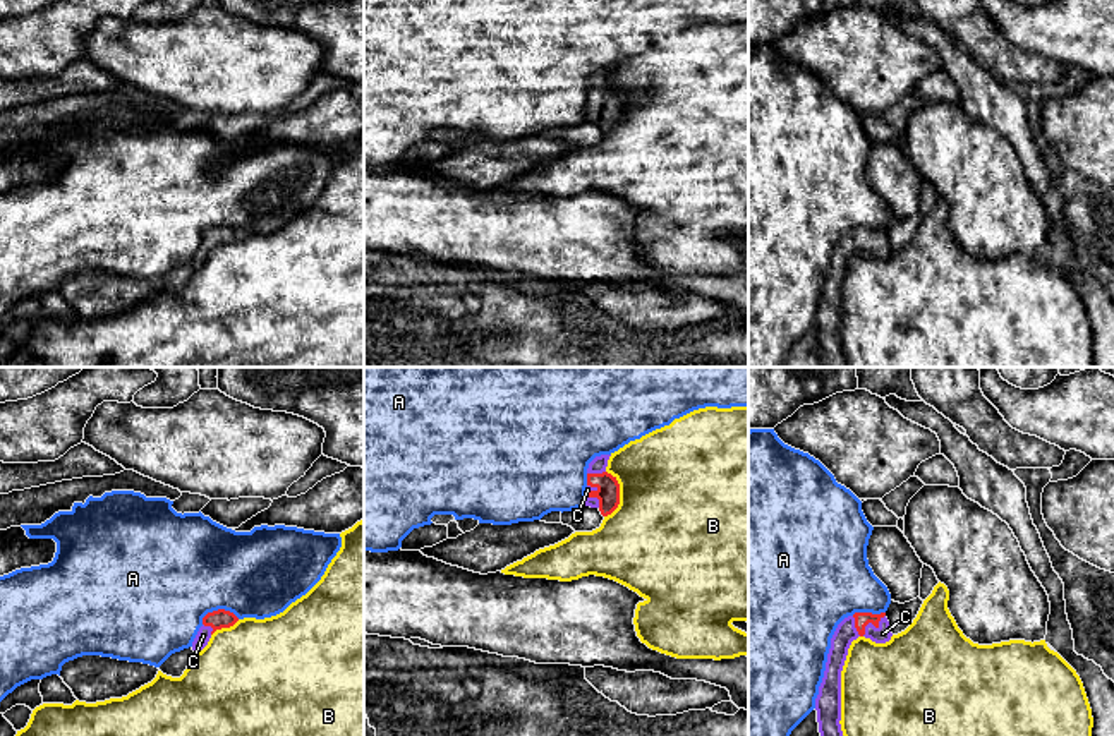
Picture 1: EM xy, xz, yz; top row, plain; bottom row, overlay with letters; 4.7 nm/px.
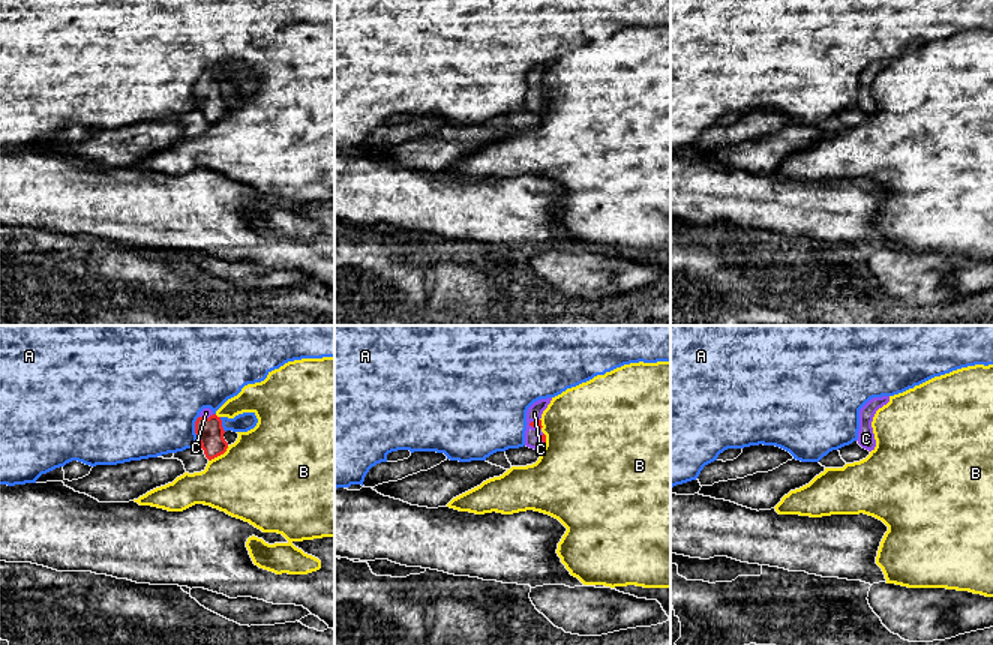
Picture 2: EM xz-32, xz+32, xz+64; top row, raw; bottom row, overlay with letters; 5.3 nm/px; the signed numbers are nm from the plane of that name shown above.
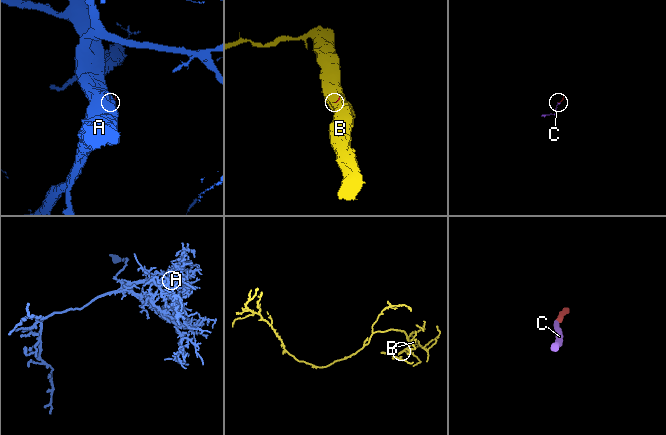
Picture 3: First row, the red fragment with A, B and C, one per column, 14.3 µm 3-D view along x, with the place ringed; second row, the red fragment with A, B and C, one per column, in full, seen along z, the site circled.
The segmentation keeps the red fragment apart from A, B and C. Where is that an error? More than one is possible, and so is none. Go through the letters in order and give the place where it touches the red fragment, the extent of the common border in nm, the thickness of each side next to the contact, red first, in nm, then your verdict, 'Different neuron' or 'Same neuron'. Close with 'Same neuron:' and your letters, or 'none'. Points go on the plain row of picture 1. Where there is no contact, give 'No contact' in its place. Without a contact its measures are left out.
A: Touches red at xy (218, 225). Shared border 190 nm. Thickness 90 nm (red) against 480 nm. Different neuron
B: Touches red at xz (618, 110). Shared border 220 nm. Thickness 110 nm (red) against 500 nm. Different neuron
C: Touches red at yz (869, 237). Shared border 160 nm. Thickness 70 nm (red) against 80 nm. Same neuron
Same neuron: C

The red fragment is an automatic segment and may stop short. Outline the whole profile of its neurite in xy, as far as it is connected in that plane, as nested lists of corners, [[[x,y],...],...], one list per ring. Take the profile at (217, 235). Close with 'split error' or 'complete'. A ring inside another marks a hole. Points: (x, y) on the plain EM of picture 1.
[[[218,225],[218,226],[208,228],[203,233],[203,242],[199,244],[199,247],[197,247],[197,250],[196,250],[194,257],[192,257],[192,266],[196,269],[201,268],[208,261],[211,250],[216,245],[230,244],[237,237],[239,237],[239,233],[233,228],[225,226],[225,225]]]; split error

